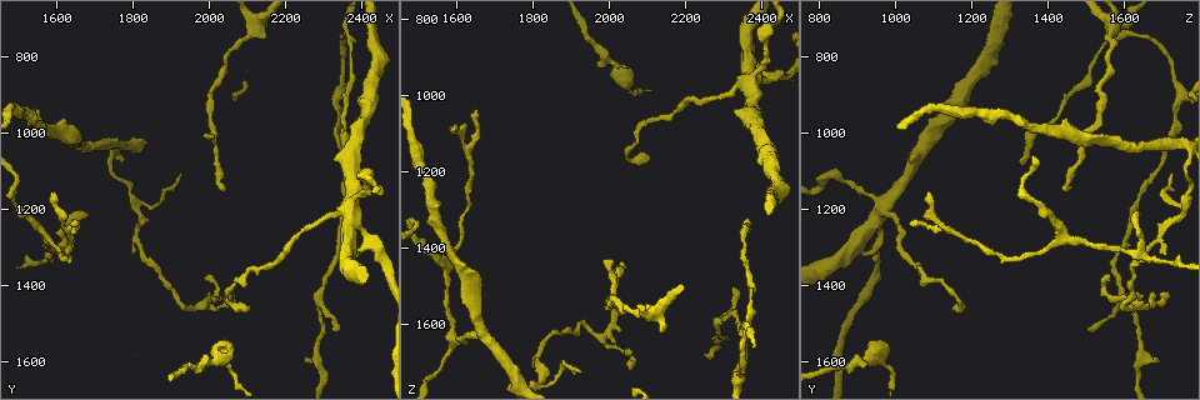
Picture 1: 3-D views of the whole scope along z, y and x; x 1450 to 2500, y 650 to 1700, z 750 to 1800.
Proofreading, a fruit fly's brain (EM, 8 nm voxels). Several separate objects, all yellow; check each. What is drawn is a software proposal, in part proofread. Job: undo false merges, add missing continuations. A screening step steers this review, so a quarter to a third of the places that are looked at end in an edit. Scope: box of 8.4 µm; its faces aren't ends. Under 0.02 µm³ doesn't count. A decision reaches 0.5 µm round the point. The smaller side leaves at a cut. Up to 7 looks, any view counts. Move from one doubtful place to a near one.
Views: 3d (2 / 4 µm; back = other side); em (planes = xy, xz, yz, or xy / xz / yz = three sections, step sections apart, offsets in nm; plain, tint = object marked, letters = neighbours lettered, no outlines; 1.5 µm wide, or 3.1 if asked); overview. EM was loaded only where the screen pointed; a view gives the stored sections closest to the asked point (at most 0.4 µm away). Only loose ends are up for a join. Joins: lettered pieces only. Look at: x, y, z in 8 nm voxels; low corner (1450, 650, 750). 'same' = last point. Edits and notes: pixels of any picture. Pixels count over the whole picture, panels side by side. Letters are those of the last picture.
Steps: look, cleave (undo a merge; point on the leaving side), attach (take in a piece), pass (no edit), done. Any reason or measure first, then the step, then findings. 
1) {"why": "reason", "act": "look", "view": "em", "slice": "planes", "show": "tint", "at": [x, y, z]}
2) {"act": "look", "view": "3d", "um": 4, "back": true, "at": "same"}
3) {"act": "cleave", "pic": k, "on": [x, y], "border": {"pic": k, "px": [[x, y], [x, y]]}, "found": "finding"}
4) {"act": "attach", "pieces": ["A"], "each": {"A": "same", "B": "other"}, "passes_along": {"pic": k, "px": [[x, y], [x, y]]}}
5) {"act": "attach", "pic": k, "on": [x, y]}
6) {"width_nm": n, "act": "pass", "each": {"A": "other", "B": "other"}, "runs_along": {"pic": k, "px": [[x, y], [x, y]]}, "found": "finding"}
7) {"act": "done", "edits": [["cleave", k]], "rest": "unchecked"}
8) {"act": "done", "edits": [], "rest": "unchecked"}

{"act": "look", "view": "em", "slice": "planes", "show": "letters", "at": [1595, 1155, 1085]}

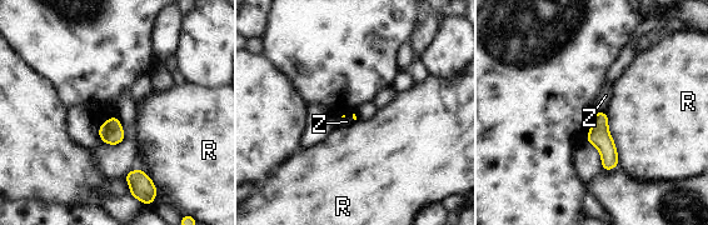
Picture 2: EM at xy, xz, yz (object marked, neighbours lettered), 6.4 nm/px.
{"act": "pass", "each": {"R": "other", "Z": "other"}, "border": {"pic": 2, "px": [[597, 110], [606, 114]]}, "found": "none of them fits"}

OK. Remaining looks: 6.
{"why": "calibre changes", "act": "look", "view": "3d", "um": 2, "at": [1990, 1595, 900]}

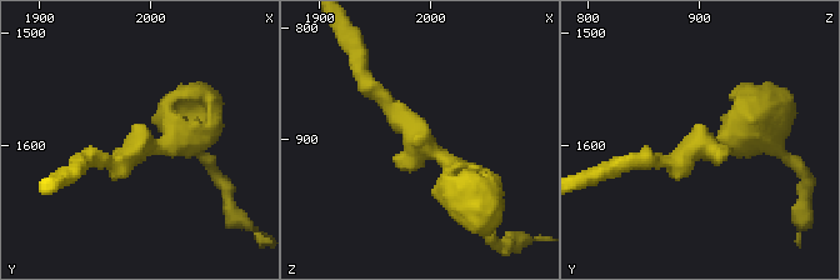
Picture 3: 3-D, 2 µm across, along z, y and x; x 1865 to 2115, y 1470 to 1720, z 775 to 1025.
{"why": "shape alone is not enough", "act": "look", "view": "em", "slice": "xz", "step": 4, "show": "tint", "at": [1994, 1602, 902]}

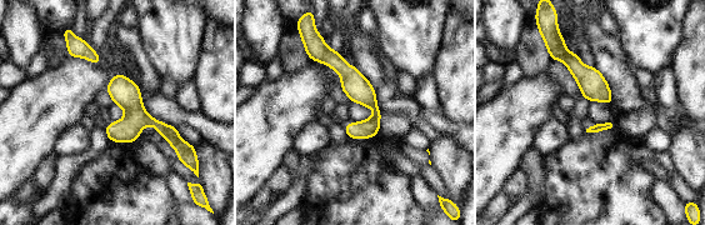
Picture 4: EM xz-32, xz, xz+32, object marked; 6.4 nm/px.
{"why": "cut it another way", "act": "look", "view": "em", "slice": "planes", "show": "letters", "at": "same"}

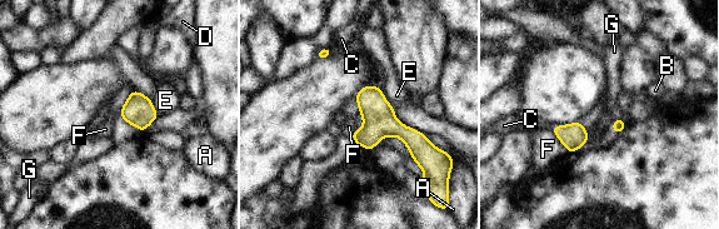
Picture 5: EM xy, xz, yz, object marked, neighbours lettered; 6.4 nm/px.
{"act": "pass", "each": {"A": "other", "B": "other", "C": "other", "D": "other", "E": "other", "F": "other", "G": "other"}, "border": {"pic": 5, "px": [[378, 86], [394, 109]]}, "found": "all the same neuron"}

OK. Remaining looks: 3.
{"why": "thin end", "act": "look", "view": "em", "slice": "planes", "show": "plain", "at": [2005, 1010, 1430]}

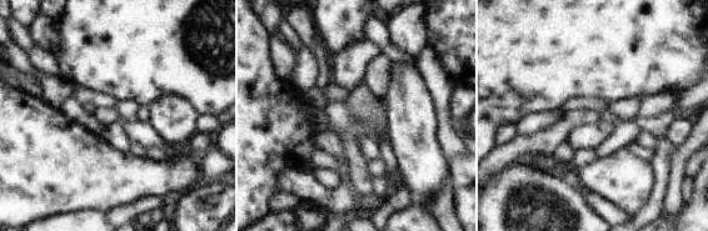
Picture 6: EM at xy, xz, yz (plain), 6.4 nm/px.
{"act": "look", "view": "em", "slice": "planes", "show": "letters", "at": "same"}

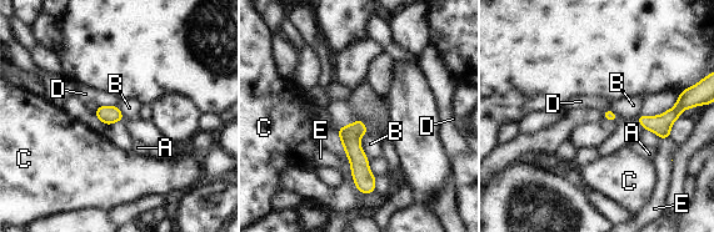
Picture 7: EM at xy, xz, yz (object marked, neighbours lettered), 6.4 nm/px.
{"longest_contact_nm": ["D", 130], "act": "pass", "each": {"A": "other", "B": "other", "C": "other", "D": "other", "E": "other"}, "runs_along": {"pic": 7, "px": [[358, 124], [354, 152], [368, 190]]}, "found": "none of them fits"}

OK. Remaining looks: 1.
{"act": "done", "edits": [], "rest": "unchecked"}

